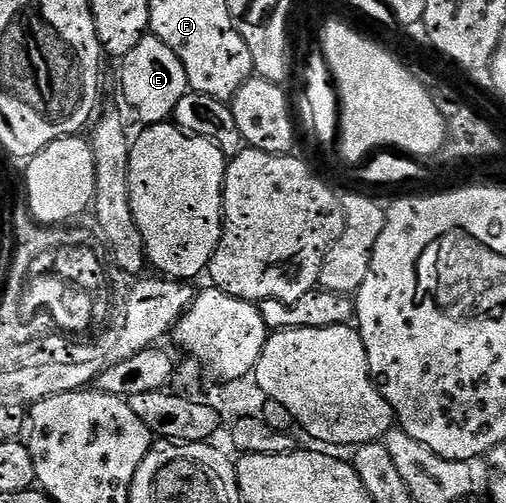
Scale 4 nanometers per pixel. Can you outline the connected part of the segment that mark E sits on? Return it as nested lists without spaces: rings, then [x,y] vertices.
[[[146,36],[127,52],[125,58],[120,59],[121,66],[121,94],[125,102],[142,118],[142,123],[156,124],[172,119],[179,100],[190,92],[187,72],[183,72],[183,64],[163,40]]]

